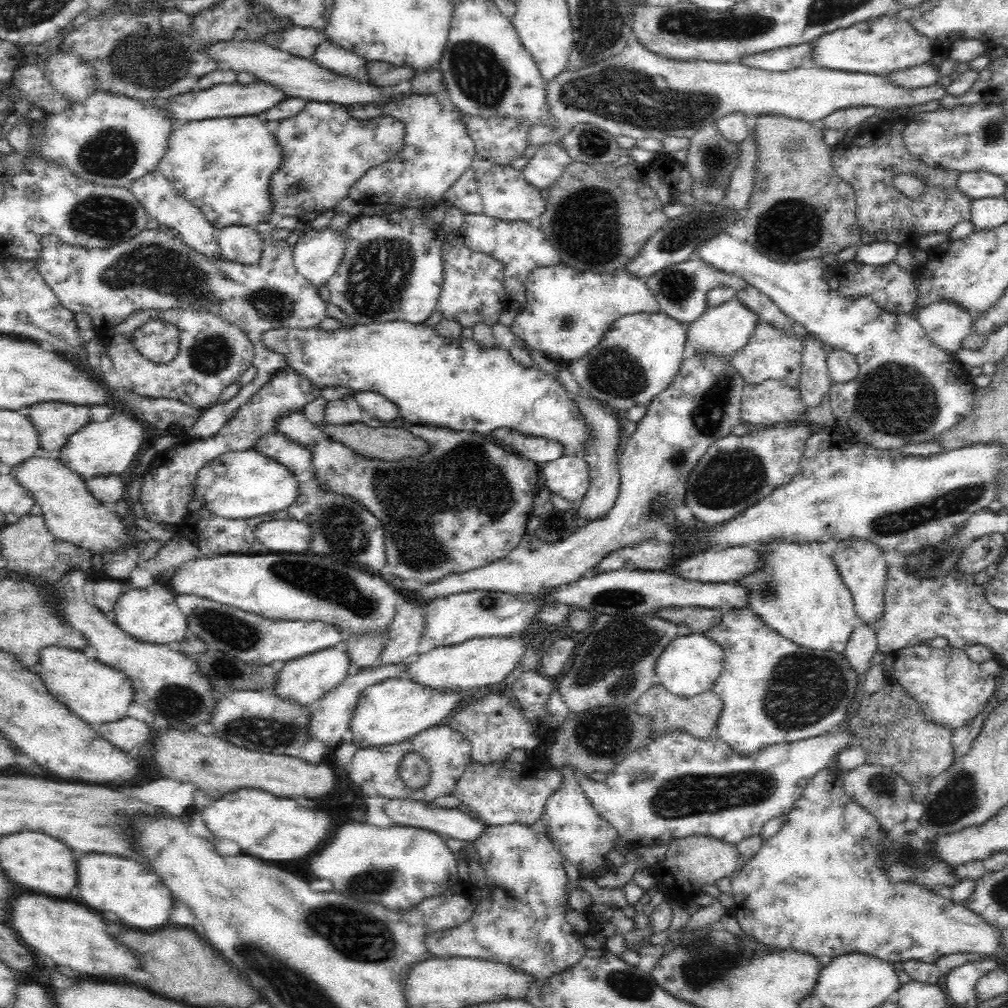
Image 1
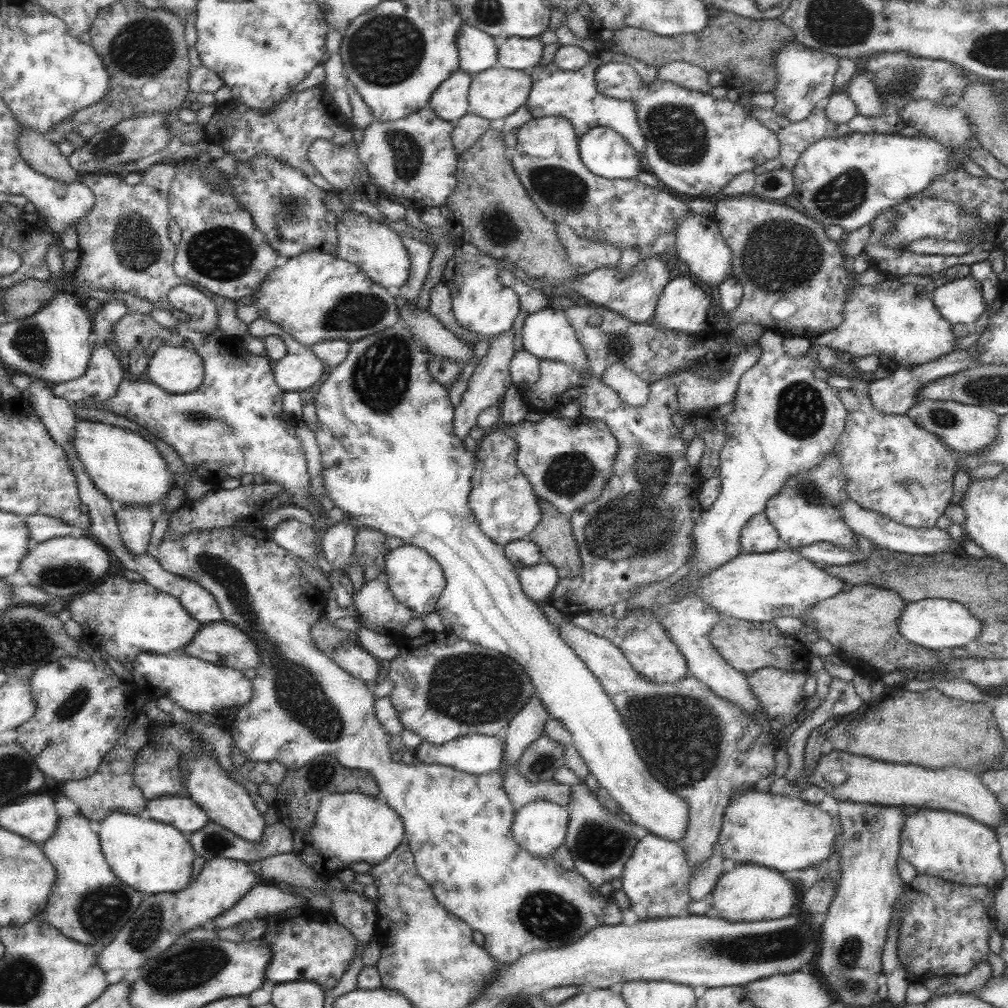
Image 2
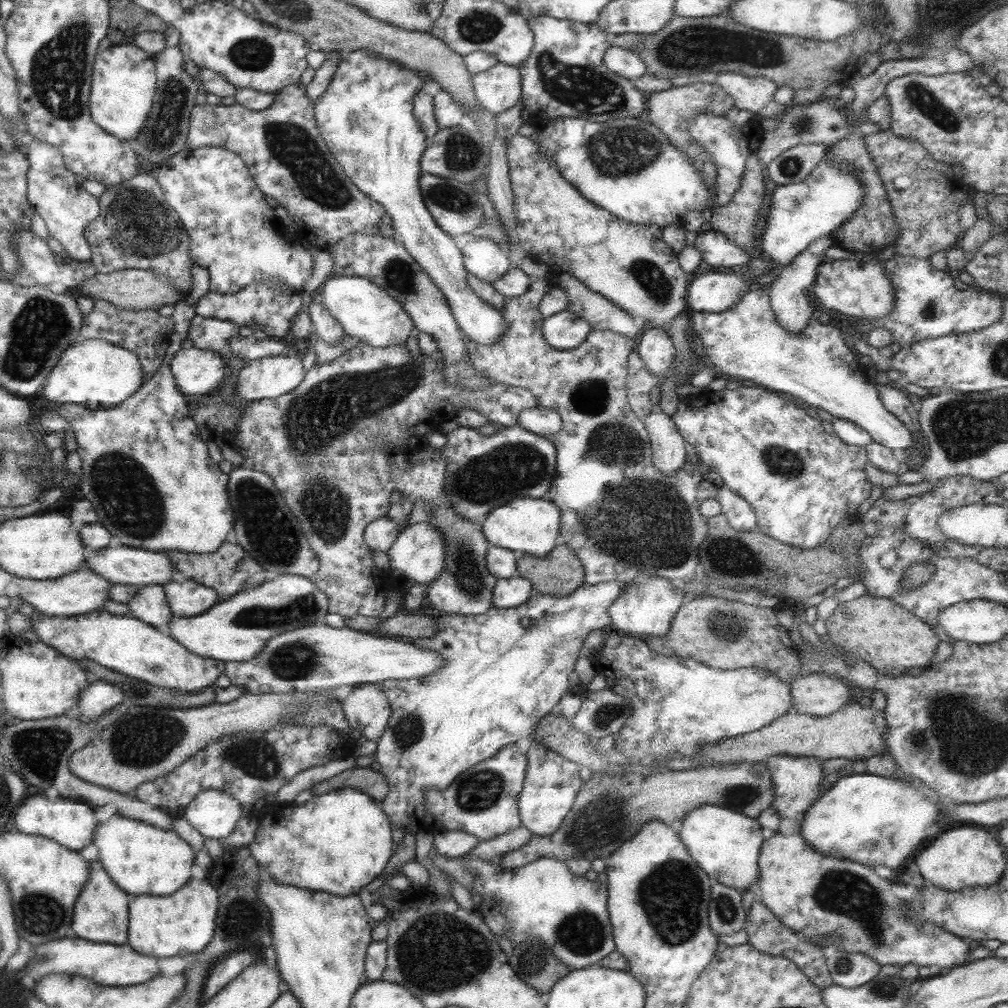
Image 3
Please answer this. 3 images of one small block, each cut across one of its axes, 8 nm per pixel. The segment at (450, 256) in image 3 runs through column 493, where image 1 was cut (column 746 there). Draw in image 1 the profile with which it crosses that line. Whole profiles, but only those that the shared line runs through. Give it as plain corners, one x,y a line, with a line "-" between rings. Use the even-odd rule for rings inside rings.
732,300
716,308
706,308
702,318
690,324
686,338
688,338
688,354
696,356
714,356
714,358
732,358
734,354
742,352
744,346
750,340
750,334
754,332
754,326
758,326
758,318
754,312
746,310
742,302

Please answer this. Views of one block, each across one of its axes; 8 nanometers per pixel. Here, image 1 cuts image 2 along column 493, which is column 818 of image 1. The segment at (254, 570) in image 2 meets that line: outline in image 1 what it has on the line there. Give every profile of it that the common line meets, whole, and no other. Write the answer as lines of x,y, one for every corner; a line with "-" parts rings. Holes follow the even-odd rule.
834,768
820,770
790,812
788,824
782,826
778,834
764,840
756,856
746,860
744,868
730,876
734,902
726,908
726,916
736,918
740,928
764,948
794,950
814,956
816,960
850,952
868,954
890,964
904,964
906,960
936,964
942,956
950,954
996,954
1006,958
1000,948
1000,928
990,926
966,906
910,882
888,882
876,854
876,844
882,836
884,830
874,818
842,792
838,772

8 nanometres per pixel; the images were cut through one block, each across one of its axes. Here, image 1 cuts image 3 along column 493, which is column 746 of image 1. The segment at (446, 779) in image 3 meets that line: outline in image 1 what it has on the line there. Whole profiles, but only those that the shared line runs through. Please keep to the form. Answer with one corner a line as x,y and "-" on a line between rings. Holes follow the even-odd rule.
750,608
724,610
720,624
702,634
718,642
726,654
724,670
714,686
714,694
718,694
724,704
716,728
716,738
726,742
726,746
730,746
738,754
756,754
766,746
818,738
826,730
834,730
838,724
844,724
844,720
848,718
848,706
856,704
858,676
852,672
848,660
842,654
806,650
766,626
762,618

